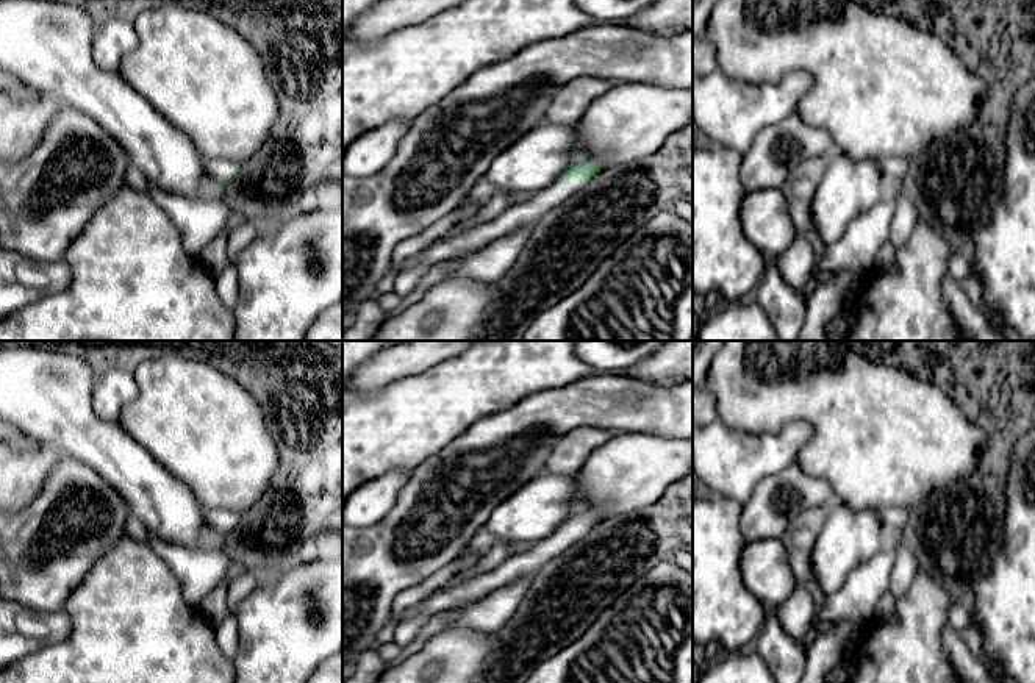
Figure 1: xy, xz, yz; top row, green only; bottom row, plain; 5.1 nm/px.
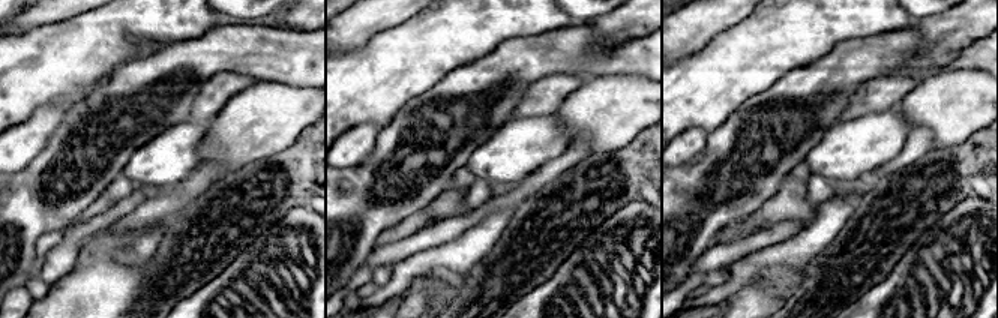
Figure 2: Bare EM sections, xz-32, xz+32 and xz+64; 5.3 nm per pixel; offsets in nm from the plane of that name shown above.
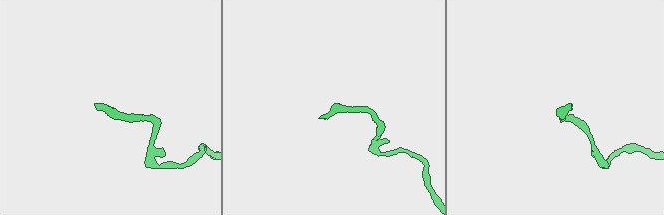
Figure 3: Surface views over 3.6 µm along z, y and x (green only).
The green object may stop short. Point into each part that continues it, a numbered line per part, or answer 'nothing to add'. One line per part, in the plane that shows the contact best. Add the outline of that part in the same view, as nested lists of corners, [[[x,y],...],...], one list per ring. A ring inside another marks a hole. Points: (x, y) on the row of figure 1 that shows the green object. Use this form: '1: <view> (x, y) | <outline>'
1: xy (219, 171) | [[[208,159],[205,161],[206,175],[213,180],[213,183],[224,183],[235,175],[235,163],[222,161],[222,159]]]

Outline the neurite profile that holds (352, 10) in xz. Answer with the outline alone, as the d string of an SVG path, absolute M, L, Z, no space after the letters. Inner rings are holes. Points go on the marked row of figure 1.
M342 0L342 38L349 33L352 23L378 2L381 0Z

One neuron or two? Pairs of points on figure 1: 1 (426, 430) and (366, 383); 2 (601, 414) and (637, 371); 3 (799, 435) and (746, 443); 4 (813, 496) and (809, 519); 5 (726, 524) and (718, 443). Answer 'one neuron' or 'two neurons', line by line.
1: two neurons
2: two neurons
3: one neuron
4: two neurons
5: two neurons

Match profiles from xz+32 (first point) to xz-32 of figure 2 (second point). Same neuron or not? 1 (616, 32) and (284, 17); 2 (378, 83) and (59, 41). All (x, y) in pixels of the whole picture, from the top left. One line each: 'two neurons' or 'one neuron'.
1: one neuron
2: one neuron

